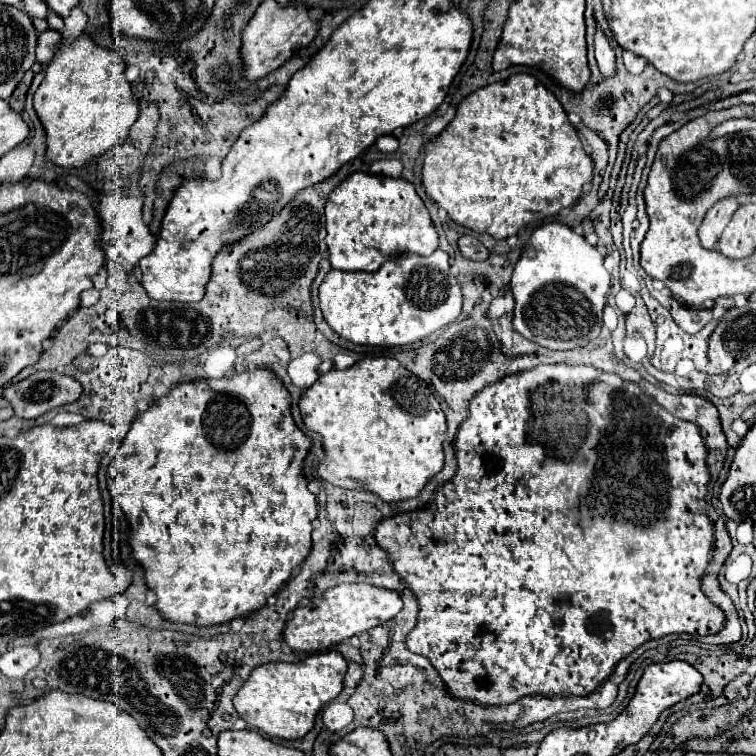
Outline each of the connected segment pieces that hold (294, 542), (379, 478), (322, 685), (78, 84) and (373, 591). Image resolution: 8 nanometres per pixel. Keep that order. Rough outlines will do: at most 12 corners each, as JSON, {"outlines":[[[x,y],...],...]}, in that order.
{"outlines":[[[267,367],[175,385],[107,471],[171,621],[249,615],[311,551]],[[393,357],[303,393],[321,479],[381,501],[443,469],[445,415]],[[339,651],[265,663],[233,699],[241,719],[301,739],[343,689]],[[57,47],[33,107],[47,159],[81,167],[139,119],[125,61]],[[337,585],[297,607],[283,639],[327,651],[387,623],[397,591]]]}

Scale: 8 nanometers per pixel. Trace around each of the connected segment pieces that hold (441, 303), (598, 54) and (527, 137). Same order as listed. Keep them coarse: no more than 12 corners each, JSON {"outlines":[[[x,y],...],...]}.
{"outlines":[[[441,249],[375,273],[331,269],[329,327],[357,345],[417,343],[461,313]],[[603,31],[595,33],[595,59],[603,79],[613,79],[615,51]],[[527,73],[461,101],[425,193],[493,239],[571,207],[593,159]]]}

